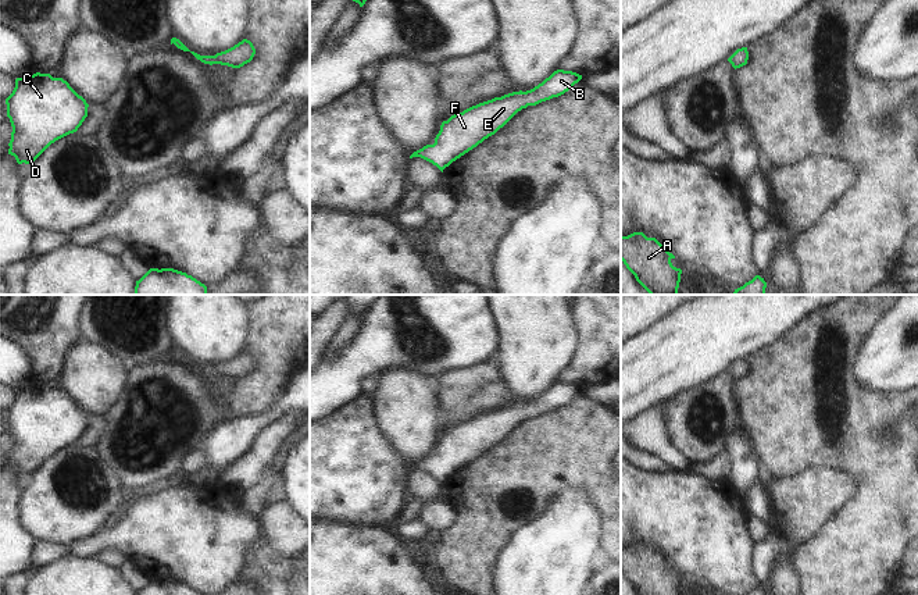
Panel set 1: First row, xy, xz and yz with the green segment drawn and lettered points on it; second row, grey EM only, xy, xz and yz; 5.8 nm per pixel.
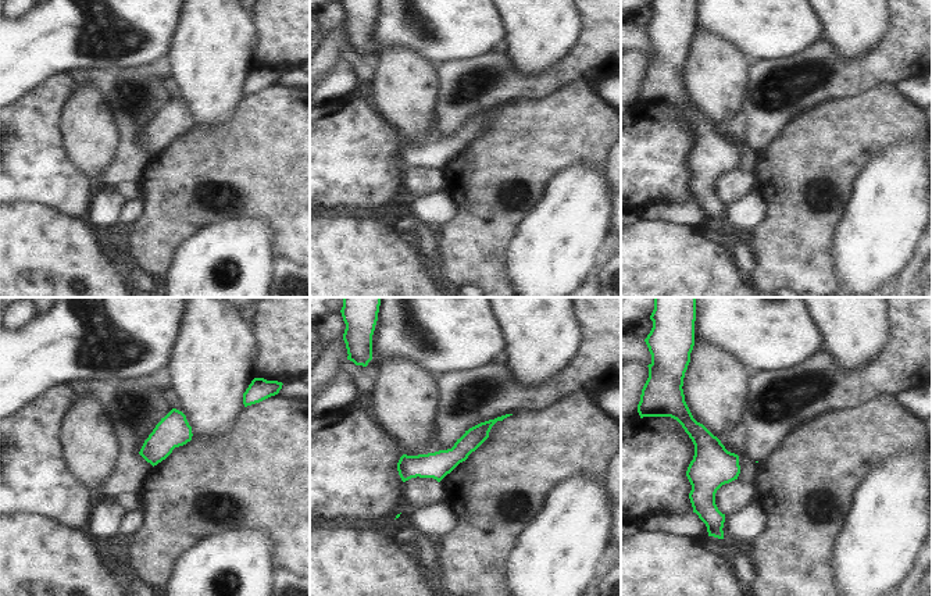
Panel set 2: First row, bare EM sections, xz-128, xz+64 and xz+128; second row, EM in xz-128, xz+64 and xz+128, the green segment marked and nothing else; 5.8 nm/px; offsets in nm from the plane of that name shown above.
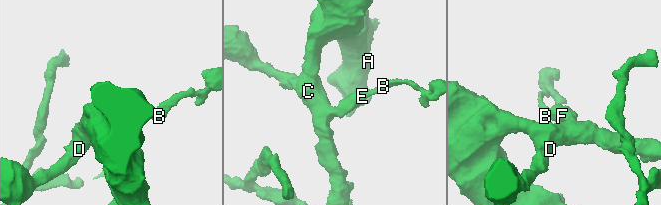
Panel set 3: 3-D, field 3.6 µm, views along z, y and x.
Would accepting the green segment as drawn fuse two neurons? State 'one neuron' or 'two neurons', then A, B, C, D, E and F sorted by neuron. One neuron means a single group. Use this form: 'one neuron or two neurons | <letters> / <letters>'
one neuron | A B C D E F

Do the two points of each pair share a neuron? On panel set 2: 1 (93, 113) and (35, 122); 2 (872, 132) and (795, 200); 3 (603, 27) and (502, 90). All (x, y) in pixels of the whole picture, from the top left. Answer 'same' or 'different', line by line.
1: different
2: same
3: same

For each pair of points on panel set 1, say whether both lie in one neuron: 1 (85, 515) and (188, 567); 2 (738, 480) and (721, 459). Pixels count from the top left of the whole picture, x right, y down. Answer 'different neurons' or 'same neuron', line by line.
1: different neurons
2: different neurons

